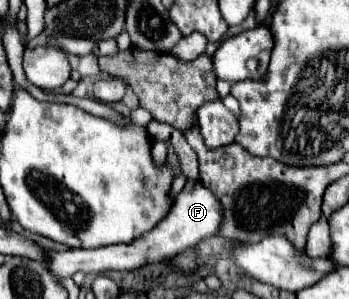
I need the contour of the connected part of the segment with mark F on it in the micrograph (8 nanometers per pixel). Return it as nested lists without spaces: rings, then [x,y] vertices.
[[[187,179],[183,191],[175,197],[175,201],[173,201],[169,213],[163,217],[163,221],[159,221],[145,235],[137,237],[133,243],[107,245],[107,247],[97,247],[97,249],[69,249],[69,251],[59,251],[59,253],[51,251],[49,269],[53,271],[53,275],[59,281],[63,281],[65,277],[71,277],[75,271],[99,275],[105,271],[131,271],[131,269],[139,269],[149,263],[169,261],[175,255],[179,255],[183,249],[189,249],[195,243],[199,243],[203,237],[217,235],[221,219],[223,219],[221,211],[223,209],[219,205],[217,197],[209,189],[205,189],[199,181]]]

